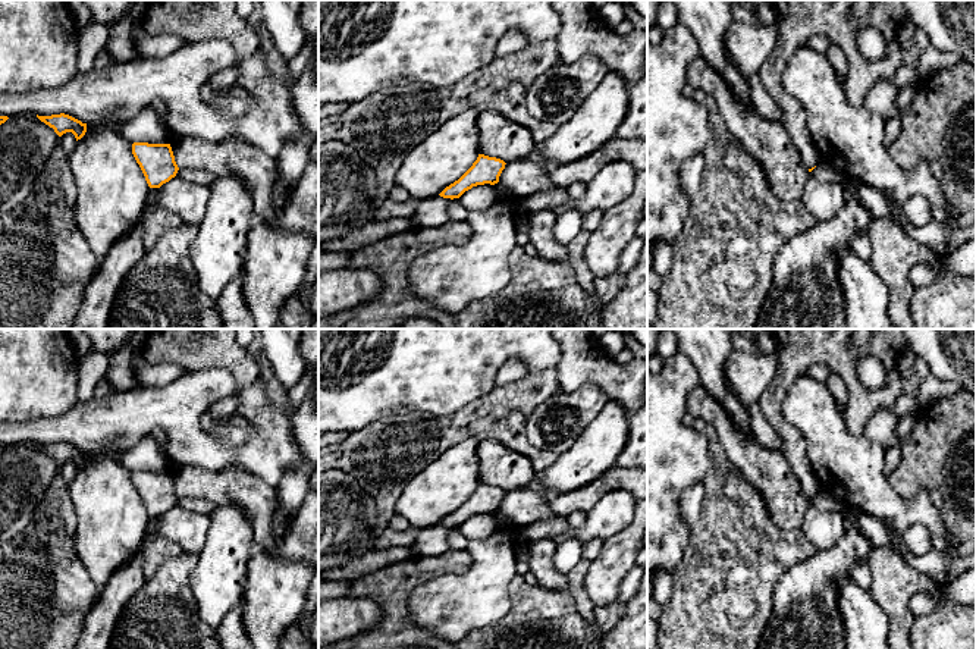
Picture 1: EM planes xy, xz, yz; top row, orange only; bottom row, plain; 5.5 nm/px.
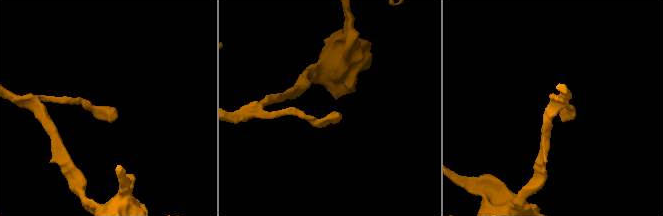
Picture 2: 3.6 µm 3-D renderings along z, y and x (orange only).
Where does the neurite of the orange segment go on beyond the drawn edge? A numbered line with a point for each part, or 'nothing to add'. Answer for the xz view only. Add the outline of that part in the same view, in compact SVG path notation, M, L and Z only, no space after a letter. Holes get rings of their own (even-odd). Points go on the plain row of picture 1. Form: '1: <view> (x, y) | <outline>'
nothing to add

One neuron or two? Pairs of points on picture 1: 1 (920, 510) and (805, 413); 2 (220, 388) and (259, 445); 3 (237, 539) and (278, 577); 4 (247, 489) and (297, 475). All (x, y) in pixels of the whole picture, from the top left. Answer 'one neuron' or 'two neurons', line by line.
1: one neuron
2: one neuron
3: two neurons
4: two neurons

